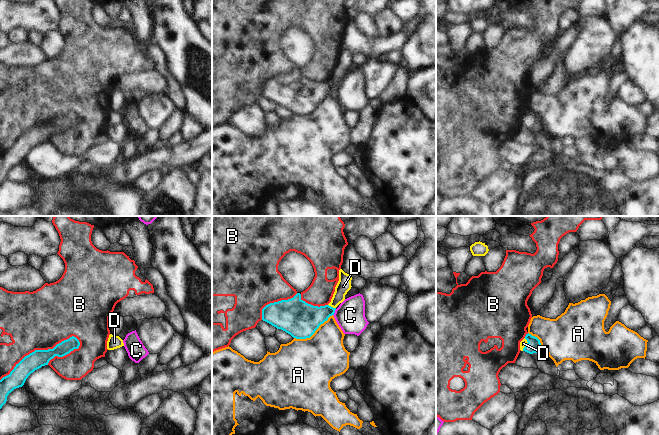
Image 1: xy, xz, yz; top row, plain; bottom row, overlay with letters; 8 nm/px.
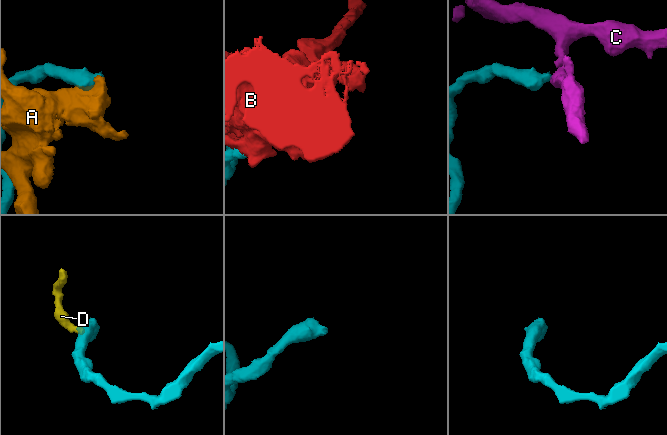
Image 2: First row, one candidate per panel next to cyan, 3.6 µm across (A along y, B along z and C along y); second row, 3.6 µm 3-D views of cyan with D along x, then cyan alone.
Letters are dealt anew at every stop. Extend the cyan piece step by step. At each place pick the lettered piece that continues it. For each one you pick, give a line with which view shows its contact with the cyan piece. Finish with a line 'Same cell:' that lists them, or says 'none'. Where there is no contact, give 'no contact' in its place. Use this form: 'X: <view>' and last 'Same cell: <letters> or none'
D: yz
Same cell: D

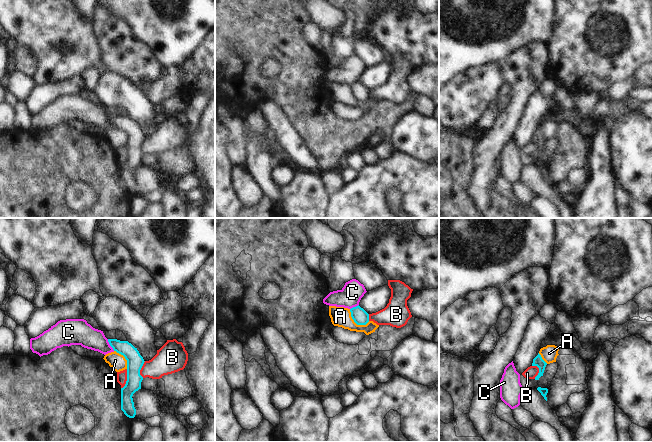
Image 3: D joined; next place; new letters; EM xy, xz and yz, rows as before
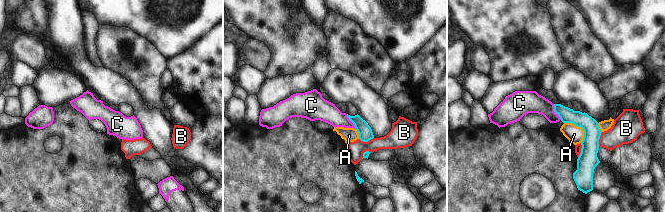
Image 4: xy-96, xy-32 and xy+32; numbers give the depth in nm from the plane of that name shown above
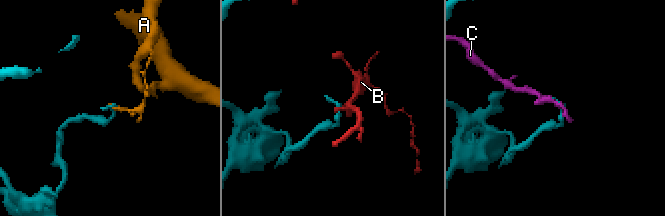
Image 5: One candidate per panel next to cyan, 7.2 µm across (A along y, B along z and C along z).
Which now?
Same cell: none

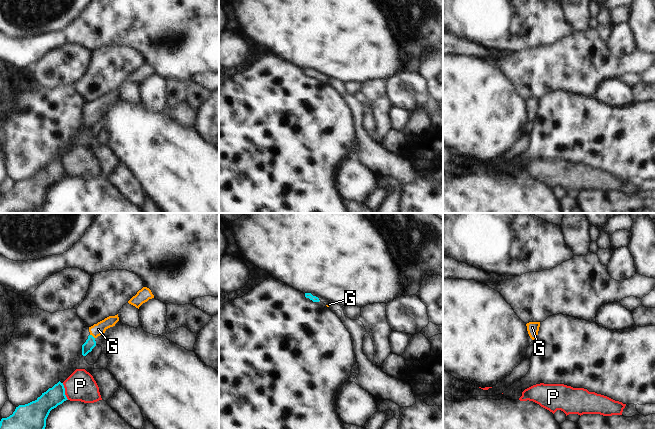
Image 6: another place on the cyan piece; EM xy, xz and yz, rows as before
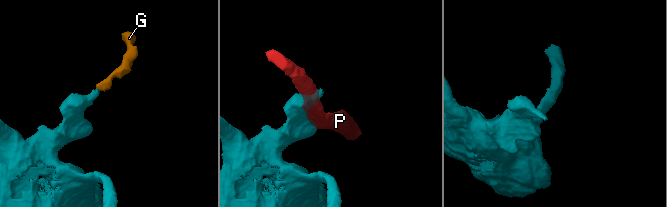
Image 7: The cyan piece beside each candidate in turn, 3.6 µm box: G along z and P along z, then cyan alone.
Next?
G: xy
Same cell: G

